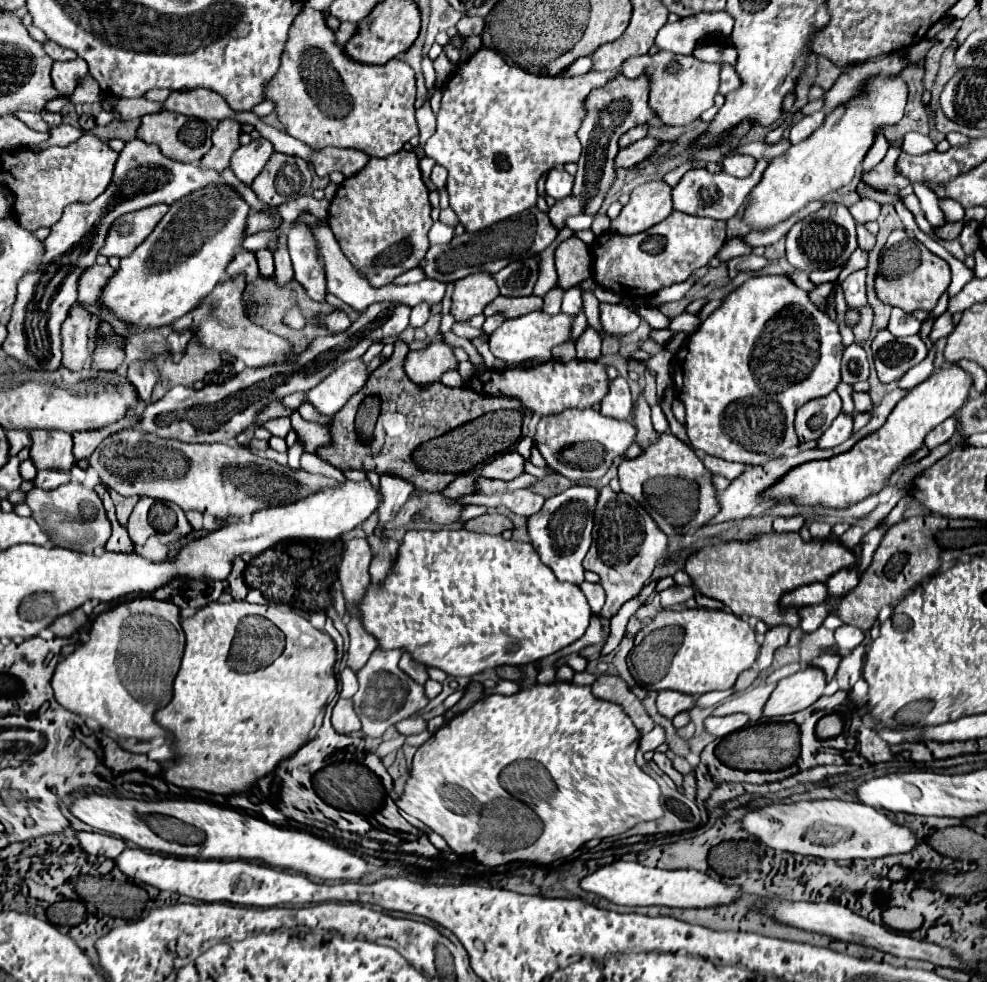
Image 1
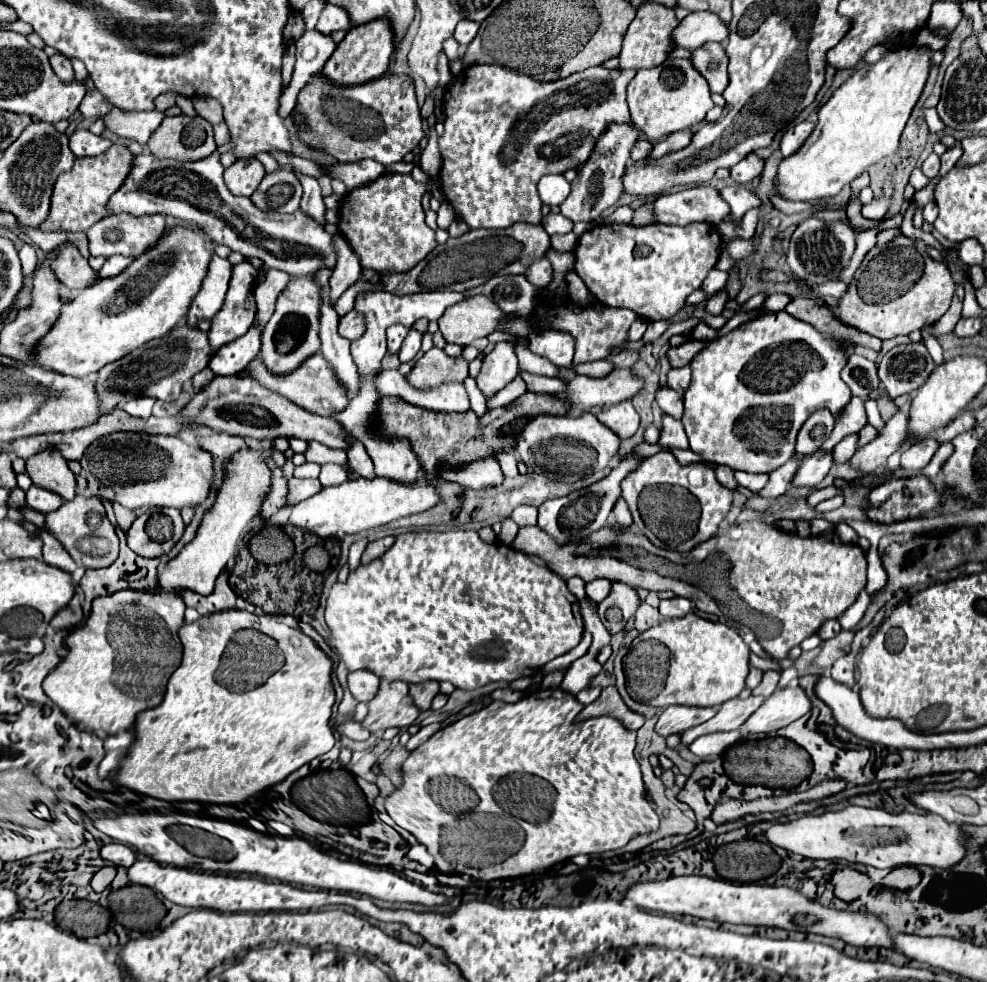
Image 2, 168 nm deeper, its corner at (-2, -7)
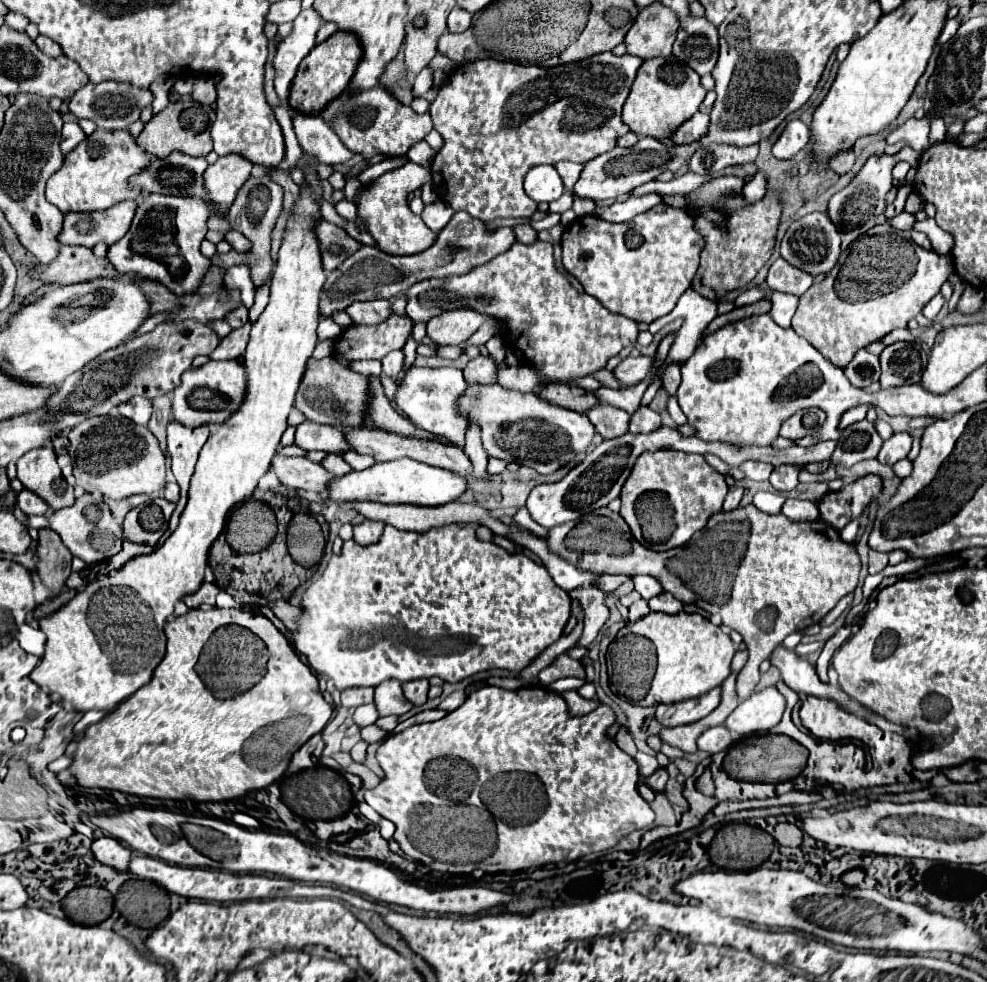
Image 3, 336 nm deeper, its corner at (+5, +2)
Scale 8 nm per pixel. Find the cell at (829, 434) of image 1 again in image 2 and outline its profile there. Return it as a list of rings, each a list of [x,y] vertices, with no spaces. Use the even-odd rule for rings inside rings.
[[[815,451],[813,455],[807,455],[793,479],[793,485],[819,485],[829,469],[835,465],[833,451]]]

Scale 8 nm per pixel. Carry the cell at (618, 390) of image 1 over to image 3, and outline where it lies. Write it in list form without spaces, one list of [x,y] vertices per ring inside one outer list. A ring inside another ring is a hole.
[[[598,404],[598,406],[594,406],[592,410],[588,410],[586,416],[590,418],[590,422],[594,424],[596,432],[602,438],[616,438],[616,436],[628,432],[628,420],[630,420],[630,416],[624,410],[614,408],[610,404]]]

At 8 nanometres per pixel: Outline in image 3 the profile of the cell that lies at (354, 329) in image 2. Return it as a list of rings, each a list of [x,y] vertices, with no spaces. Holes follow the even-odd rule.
[[[368,300],[368,302],[356,302],[346,308],[354,324],[380,324],[386,318],[390,318],[392,308],[390,300]]]

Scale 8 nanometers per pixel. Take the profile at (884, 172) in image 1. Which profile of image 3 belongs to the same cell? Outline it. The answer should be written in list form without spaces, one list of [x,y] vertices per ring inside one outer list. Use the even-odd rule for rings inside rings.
[[[846,150],[846,152],[838,152],[828,160],[828,166],[832,170],[836,170],[836,174],[844,174],[846,170],[850,170],[854,164],[854,152]]]

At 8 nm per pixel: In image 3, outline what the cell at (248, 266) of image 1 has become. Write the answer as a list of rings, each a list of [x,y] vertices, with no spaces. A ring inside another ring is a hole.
[[[238,306],[230,316],[228,316],[228,320],[226,320],[232,328],[240,328],[240,326],[244,326],[246,322],[248,322],[248,310],[244,308],[244,306]]]

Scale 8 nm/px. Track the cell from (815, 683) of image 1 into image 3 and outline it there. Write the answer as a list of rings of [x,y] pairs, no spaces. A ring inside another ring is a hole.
[[[770,686],[740,702],[736,710],[726,718],[724,726],[730,732],[738,734],[740,738],[768,732],[780,722],[784,708],[786,708],[784,696],[774,686]]]

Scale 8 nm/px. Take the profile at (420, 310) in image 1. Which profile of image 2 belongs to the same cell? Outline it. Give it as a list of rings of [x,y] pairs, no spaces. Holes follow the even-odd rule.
[[[411,327],[407,339],[403,341],[403,345],[401,345],[401,349],[399,349],[401,361],[409,361],[409,359],[413,359],[413,357],[417,355],[417,351],[421,349],[421,339],[423,339],[423,333],[419,333],[417,329]]]

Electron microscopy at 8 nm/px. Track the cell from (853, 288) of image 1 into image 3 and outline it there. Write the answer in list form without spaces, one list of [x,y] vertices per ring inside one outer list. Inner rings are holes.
[[[778,258],[770,266],[768,278],[766,278],[766,284],[770,290],[794,294],[794,296],[802,296],[812,286],[812,282],[814,282],[814,278],[810,274],[794,268],[792,264],[788,264],[782,258]]]

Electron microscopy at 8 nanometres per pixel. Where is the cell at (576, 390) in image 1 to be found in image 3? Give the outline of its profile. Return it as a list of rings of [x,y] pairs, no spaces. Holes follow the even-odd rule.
[[[628,356],[620,362],[620,366],[614,370],[614,374],[624,386],[634,386],[634,384],[642,382],[652,372],[652,366],[654,366],[654,358],[648,358],[648,356],[632,358],[632,356]]]

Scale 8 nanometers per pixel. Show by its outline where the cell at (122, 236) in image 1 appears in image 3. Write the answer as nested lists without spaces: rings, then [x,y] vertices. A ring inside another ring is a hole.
[[[124,200],[102,212],[68,212],[62,220],[60,244],[86,248],[92,248],[98,242],[114,244],[130,230],[134,212],[134,200]]]

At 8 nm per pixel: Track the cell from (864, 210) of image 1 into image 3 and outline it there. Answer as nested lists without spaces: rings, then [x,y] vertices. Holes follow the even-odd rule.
[[[882,154],[882,156],[870,156],[866,164],[860,168],[860,172],[854,174],[848,186],[844,186],[840,192],[836,192],[828,202],[828,218],[836,224],[840,236],[842,236],[842,248],[848,248],[856,238],[860,238],[864,232],[868,232],[872,226],[880,222],[880,216],[886,208],[886,194],[892,188],[892,168],[896,166],[898,158]]]

